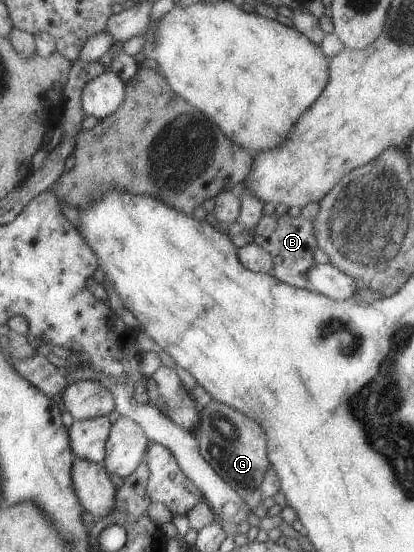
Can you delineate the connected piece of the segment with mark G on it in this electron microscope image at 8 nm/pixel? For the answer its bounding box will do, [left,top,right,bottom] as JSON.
[195,399,271,511]

